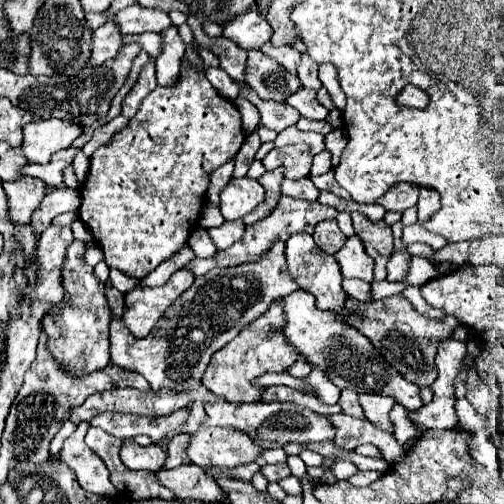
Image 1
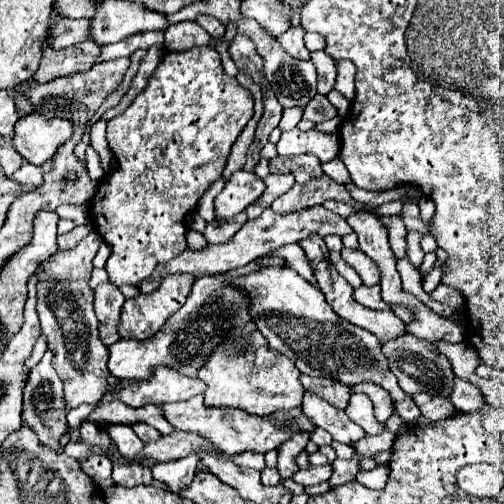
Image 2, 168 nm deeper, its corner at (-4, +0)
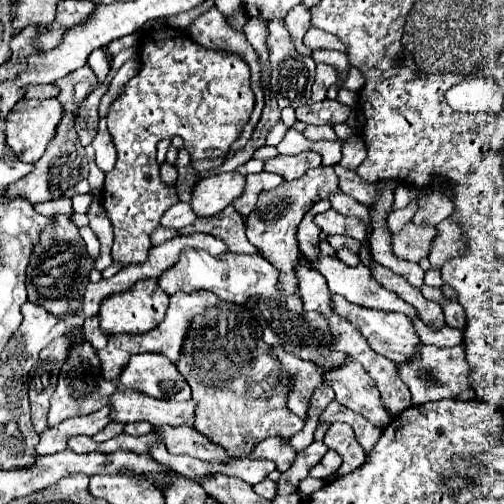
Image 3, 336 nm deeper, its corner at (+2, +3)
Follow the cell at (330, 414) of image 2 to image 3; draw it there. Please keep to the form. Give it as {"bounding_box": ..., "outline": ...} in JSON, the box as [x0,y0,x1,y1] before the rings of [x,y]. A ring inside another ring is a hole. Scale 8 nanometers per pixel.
{"bounding_box":[275,349,321,419],"outline":[[[275,349],[279,361],[283,363],[283,375],[293,375],[293,387],[289,393],[289,409],[301,417],[307,419],[309,407],[311,407],[311,397],[315,393],[315,389],[321,385],[321,373],[317,365],[311,365],[309,361],[301,361],[299,357],[291,357],[289,353],[285,353],[283,349]]]}

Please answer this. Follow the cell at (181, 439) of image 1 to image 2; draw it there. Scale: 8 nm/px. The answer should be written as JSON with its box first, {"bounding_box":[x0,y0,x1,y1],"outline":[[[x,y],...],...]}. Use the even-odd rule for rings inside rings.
{"bounding_box":[153,456,199,494],"outline":[[[187,456],[183,460],[171,460],[171,462],[163,462],[163,464],[155,464],[153,476],[155,480],[167,484],[167,490],[173,494],[179,494],[183,488],[189,488],[195,470],[197,470],[199,458],[197,456]]]}

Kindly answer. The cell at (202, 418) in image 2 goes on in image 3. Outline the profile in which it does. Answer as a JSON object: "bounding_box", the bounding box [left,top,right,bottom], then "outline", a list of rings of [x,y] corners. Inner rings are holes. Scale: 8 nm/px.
{"bounding_box":[109,391,195,429],"outline":[[[115,391],[109,399],[109,405],[113,407],[113,421],[121,423],[133,423],[133,421],[147,421],[153,427],[163,425],[187,425],[195,429],[193,425],[193,409],[195,401],[165,401],[165,399],[153,399],[149,395],[137,393],[137,391]]]}

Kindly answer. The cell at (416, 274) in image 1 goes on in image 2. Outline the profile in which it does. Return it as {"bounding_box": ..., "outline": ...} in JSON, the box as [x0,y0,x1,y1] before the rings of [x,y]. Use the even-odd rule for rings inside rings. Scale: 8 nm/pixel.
{"bounding_box":[407,230,425,268],"outline":[[[411,230],[411,232],[407,234],[407,257],[415,268],[421,266],[425,256],[419,244],[420,240],[421,232],[413,232],[413,230]]]}

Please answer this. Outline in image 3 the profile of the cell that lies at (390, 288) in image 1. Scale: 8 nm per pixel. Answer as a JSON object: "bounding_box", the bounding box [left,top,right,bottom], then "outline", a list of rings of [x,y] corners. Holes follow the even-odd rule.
{"bounding_box":[311,255,417,317],"outline":[[[319,255],[319,259],[313,261],[311,267],[317,269],[327,279],[327,285],[329,285],[331,293],[343,295],[349,303],[355,303],[355,305],[361,305],[361,307],[369,307],[369,309],[379,309],[379,311],[399,311],[399,313],[405,313],[409,317],[417,315],[417,311],[409,303],[401,301],[397,295],[393,295],[393,291],[385,289],[383,285],[377,285],[377,281],[373,281],[371,273],[369,273],[369,267],[365,267],[363,263],[359,263],[357,267],[349,267],[349,265],[341,263],[337,257]]]}

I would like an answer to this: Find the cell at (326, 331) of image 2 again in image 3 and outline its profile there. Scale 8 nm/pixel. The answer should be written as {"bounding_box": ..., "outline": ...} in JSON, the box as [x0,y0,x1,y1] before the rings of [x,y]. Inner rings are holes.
{"bounding_box":[157,249,349,369],"outline":[[[187,249],[181,253],[179,263],[175,263],[173,269],[165,271],[157,281],[167,295],[173,295],[177,291],[189,293],[207,289],[217,293],[217,297],[221,297],[223,301],[245,305],[251,311],[251,315],[259,321],[263,329],[263,341],[267,345],[283,347],[287,353],[311,361],[319,367],[335,369],[349,361],[347,353],[333,349],[333,333],[329,321],[319,311],[305,311],[299,293],[285,295],[277,287],[279,285],[277,269],[261,255],[227,253],[221,257],[213,257],[207,251]]]}

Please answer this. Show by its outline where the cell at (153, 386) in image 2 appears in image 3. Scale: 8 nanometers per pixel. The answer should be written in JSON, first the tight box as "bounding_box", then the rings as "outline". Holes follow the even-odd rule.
{"bounding_box":[119,353,191,399],"outline":[[[139,353],[129,359],[121,377],[119,391],[135,389],[155,399],[191,399],[191,387],[167,357],[159,353]]]}

